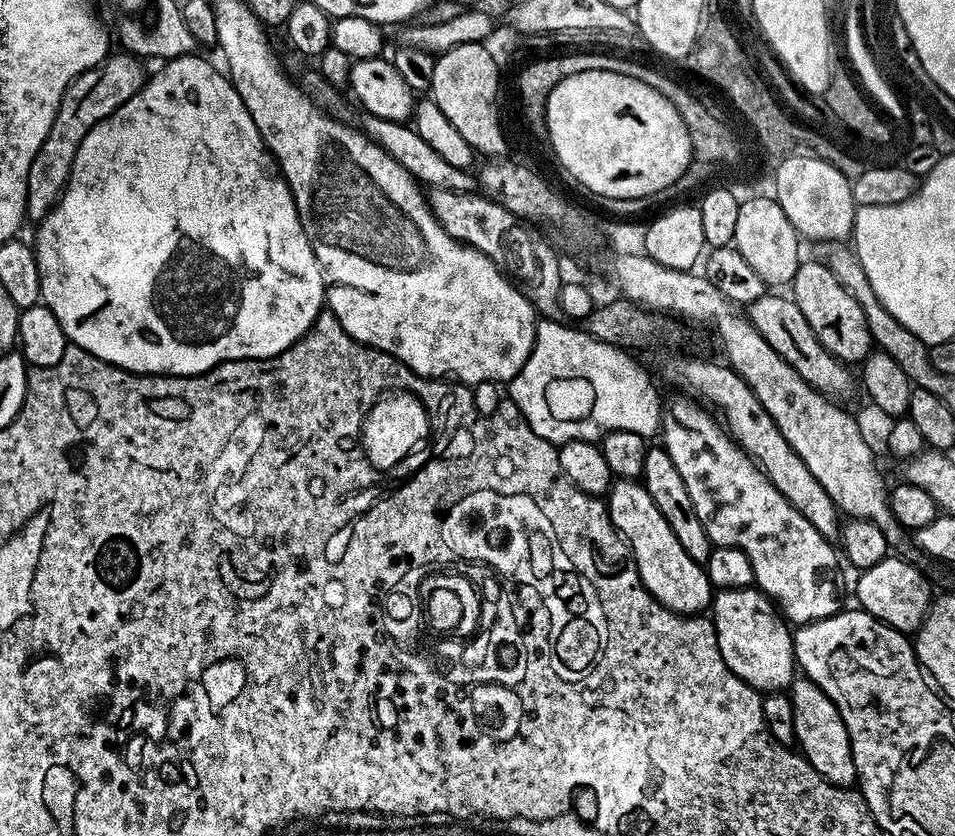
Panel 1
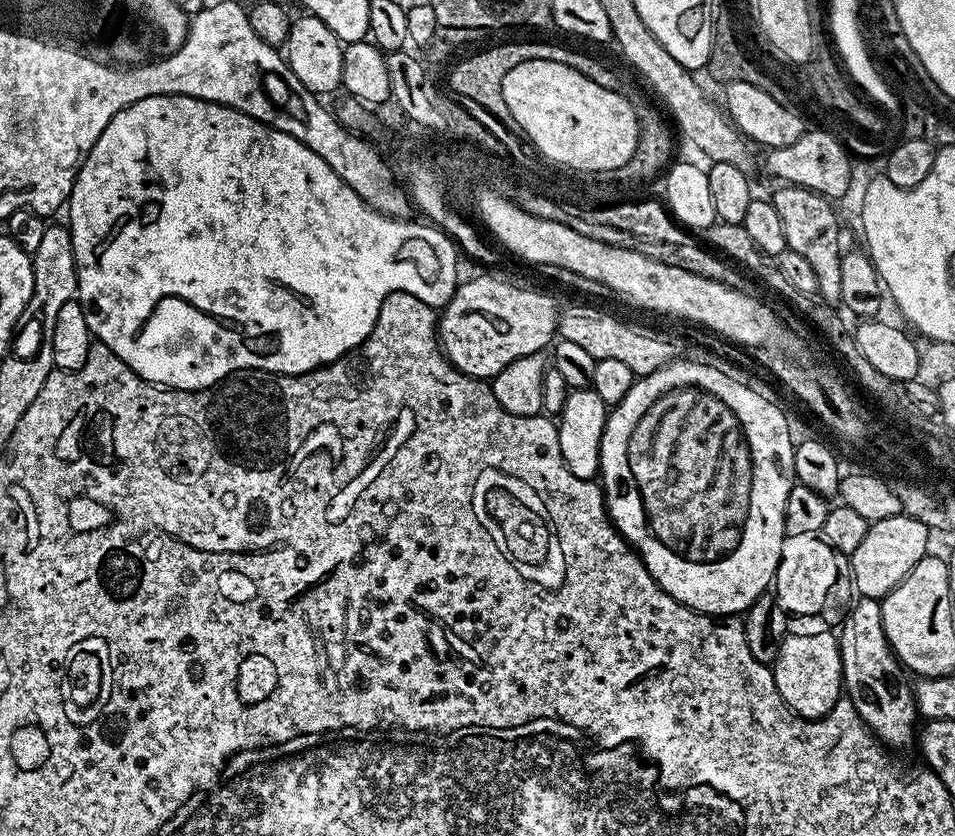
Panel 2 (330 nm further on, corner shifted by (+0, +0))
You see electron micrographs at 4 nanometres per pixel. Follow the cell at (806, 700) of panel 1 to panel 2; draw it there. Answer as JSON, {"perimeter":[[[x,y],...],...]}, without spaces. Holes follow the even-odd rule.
{"perimeter":[[[793,631],[782,642],[772,668],[778,694],[797,716],[823,720],[824,715],[842,698],[844,671],[840,661],[840,641],[828,632]]]}

